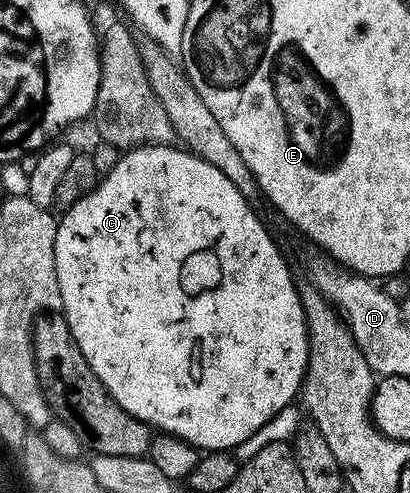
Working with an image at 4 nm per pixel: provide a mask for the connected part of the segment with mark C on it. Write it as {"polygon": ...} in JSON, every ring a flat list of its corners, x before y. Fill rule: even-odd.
{"polygon":[[176,144,134,146,123,151,111,172,103,175,78,204,67,207,56,223,54,268,58,272,62,313,82,356,86,356,86,364,94,368,94,376,102,380,108,395,114,396,130,416,147,422,157,431,185,438,201,452,231,451,242,444,242,440,254,436,273,416,289,409,301,393,308,367,308,325,300,303,300,290,292,279,292,270,283,252,252,211,252,205,214,164,202,160,191,150]]}

